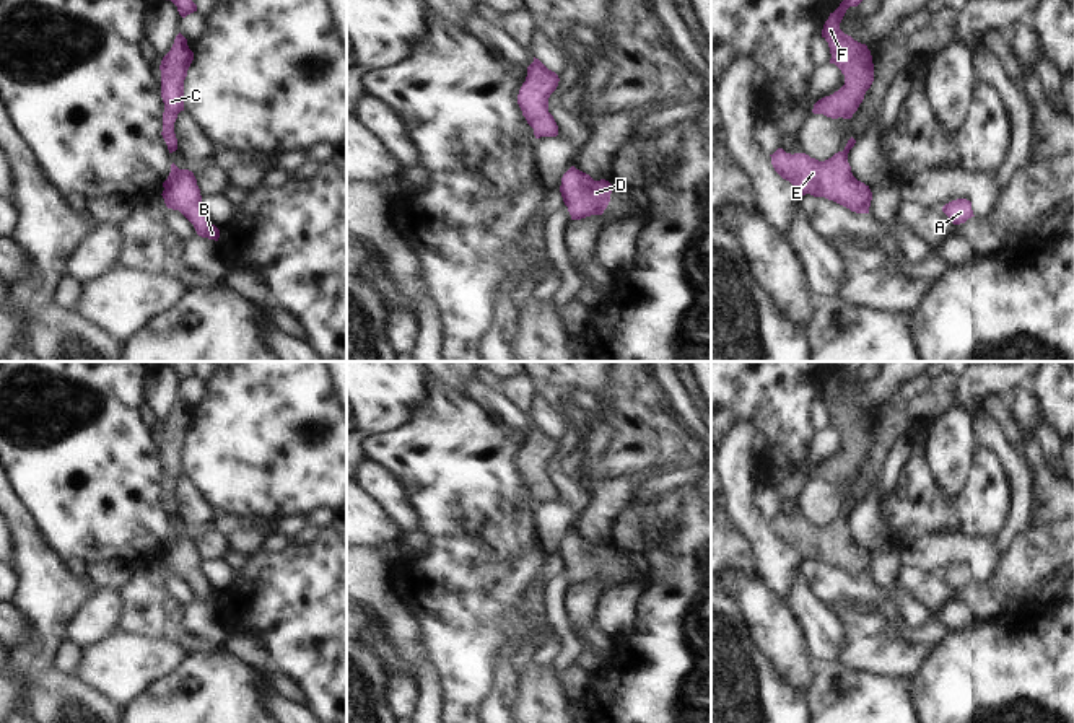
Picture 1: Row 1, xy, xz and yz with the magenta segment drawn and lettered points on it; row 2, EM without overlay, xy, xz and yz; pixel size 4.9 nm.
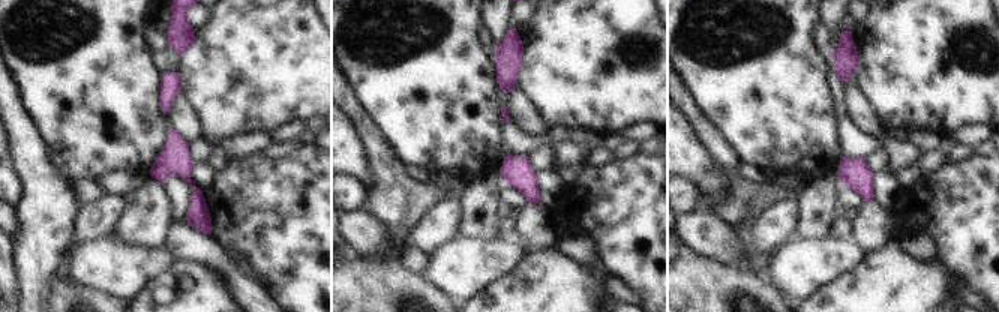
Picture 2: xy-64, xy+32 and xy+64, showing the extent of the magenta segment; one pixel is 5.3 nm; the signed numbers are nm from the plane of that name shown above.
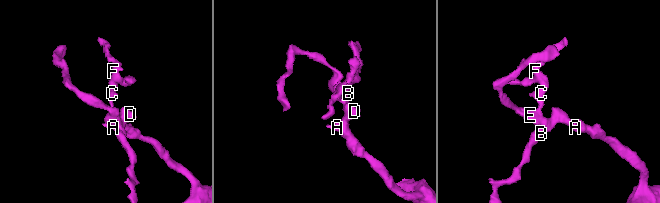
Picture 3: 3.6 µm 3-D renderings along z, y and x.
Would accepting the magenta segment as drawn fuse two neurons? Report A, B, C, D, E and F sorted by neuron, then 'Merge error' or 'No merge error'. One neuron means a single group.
Groups: A B C D E F. No merge error

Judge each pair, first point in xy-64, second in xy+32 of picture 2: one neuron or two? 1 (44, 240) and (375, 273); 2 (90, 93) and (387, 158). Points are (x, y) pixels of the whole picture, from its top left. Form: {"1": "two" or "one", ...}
{"1": "two", "2": "two"}

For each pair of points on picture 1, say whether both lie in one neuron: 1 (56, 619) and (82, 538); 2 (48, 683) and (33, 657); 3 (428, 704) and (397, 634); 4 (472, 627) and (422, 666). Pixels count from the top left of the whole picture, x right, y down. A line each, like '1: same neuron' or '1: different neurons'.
1: different neurons
2: different neurons
3: same neuron
4: different neurons

